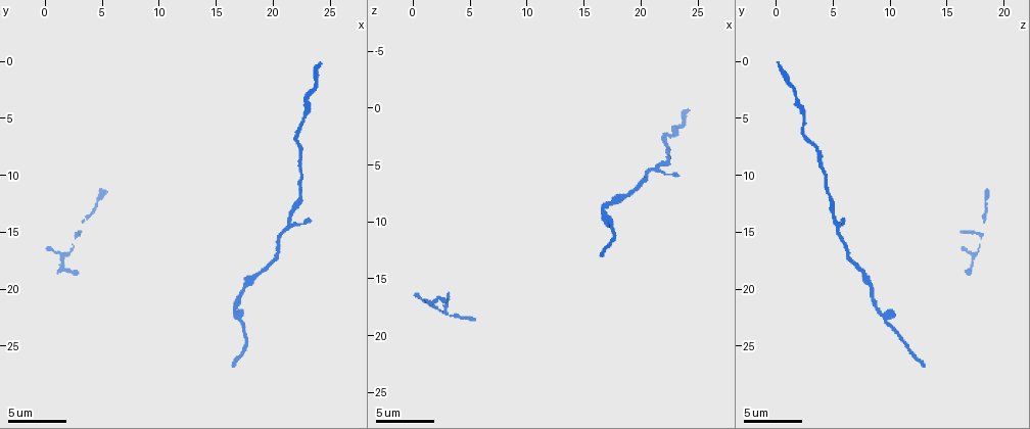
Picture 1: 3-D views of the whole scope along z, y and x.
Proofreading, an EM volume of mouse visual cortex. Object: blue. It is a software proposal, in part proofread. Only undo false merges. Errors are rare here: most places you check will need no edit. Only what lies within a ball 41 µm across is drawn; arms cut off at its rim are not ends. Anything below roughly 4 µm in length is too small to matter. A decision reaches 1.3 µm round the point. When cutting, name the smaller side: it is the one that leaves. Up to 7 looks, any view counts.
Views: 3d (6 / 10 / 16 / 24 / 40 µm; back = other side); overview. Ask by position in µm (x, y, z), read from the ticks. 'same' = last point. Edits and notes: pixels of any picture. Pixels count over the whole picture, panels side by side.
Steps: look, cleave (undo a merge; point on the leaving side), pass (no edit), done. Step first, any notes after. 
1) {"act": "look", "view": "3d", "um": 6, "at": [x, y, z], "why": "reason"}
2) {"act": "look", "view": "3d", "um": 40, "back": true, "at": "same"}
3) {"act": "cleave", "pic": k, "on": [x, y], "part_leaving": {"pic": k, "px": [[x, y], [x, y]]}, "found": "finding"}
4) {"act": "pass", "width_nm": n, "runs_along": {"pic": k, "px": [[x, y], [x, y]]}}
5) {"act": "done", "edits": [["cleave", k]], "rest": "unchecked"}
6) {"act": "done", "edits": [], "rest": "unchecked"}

{"act": "look", "view": "3d", "um": 16, "at": [16.8, 22.4, 9.6]}

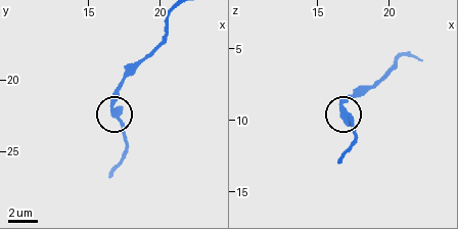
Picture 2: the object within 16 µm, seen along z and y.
{"act": "pass", "runs_along": {"pic": 2, "px": [[119, 84], [116, 116], [125, 137]]}, "found": "one neuron here"}

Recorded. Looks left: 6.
{"act": "look", "view": "3d", "um": 6, "at": [19.0, 18.4, 7.6], "why": "thick turns thin"}

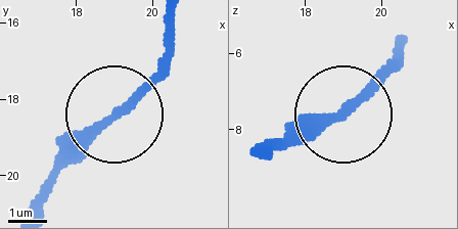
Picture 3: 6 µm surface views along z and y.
{"act": "pass", "found": "one neuron here"}

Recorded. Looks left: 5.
{"act": "look", "view": "3d", "um": 16, "at": [22.2, 11.6, 4.6], "why": "thick turns thin"}

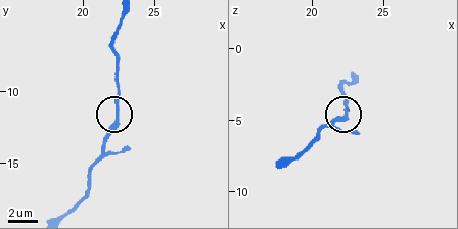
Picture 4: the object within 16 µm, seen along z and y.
{"act": "pass", "found": "continuous, no second neuron"}

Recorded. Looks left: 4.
{"act": "done", "edits": [], "rest": "unchecked"}

